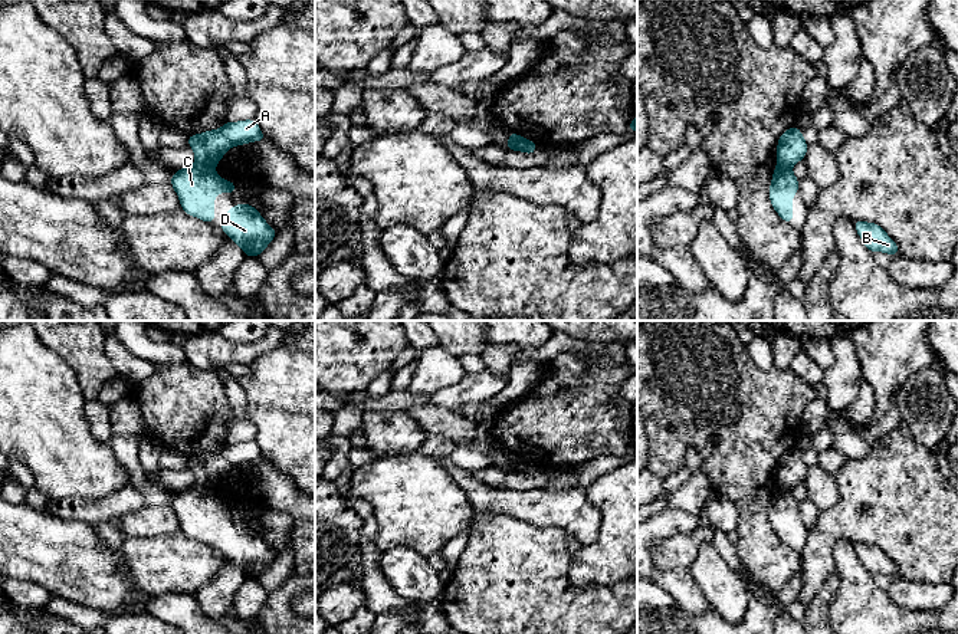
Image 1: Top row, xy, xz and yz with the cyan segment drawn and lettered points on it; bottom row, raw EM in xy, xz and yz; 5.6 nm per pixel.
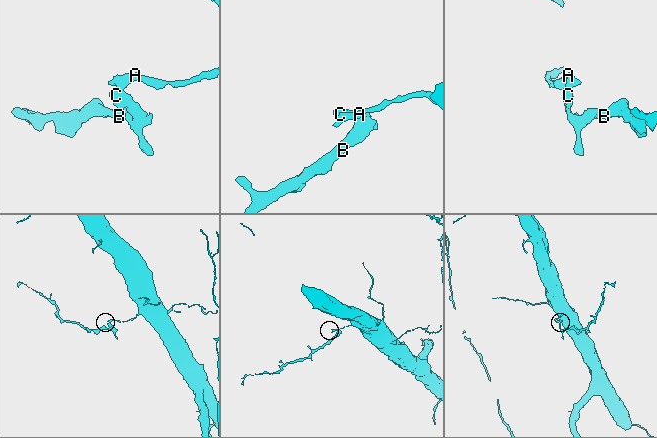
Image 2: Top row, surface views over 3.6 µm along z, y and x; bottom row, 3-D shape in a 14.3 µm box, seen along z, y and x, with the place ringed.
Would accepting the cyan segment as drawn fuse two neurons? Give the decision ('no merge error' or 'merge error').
merge error

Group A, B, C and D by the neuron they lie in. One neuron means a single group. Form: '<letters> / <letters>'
A / B C D

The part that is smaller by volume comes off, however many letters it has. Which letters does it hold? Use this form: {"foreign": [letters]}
{"foreign": ["B", "C", "D"]}

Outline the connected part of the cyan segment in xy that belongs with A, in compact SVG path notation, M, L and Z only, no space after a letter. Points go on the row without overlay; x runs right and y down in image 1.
M246 441L226 444L222 450L187 459L187 466L194 472L196 487L214 492L227 472L253 463L266 463L257 444Z

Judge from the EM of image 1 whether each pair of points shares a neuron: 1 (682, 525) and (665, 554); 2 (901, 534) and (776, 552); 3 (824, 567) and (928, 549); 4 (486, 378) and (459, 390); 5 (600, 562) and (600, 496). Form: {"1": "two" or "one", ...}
{"1": "two", "2": "two", "3": "one", "4": "one", "5": "one"}

